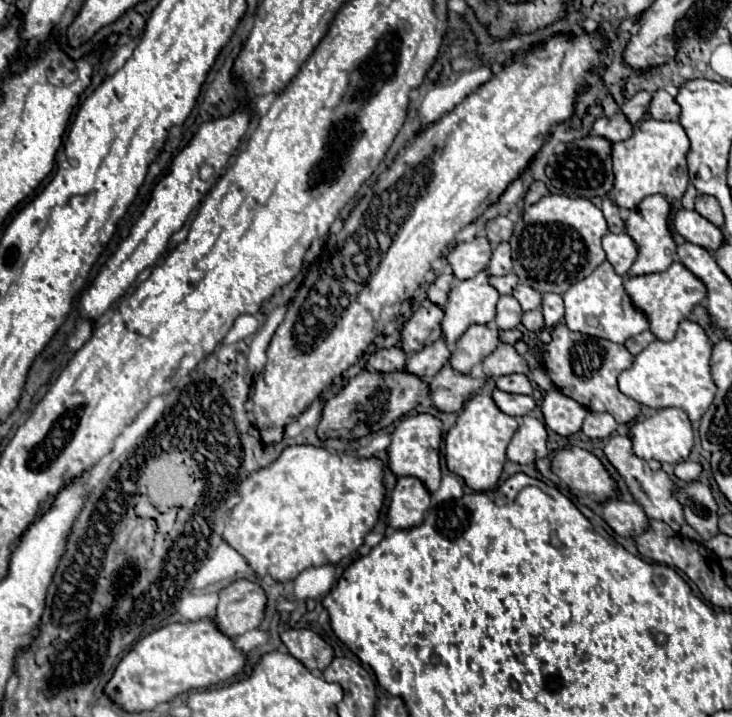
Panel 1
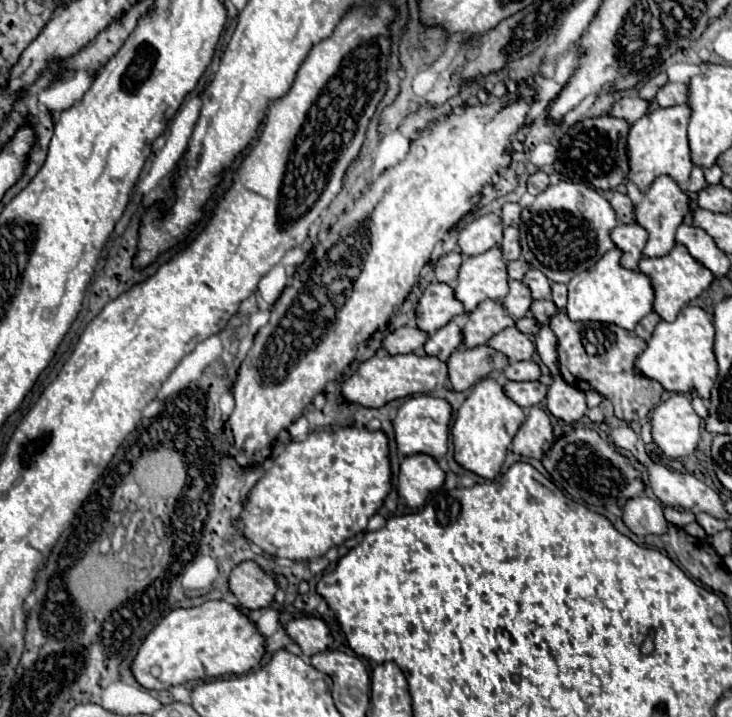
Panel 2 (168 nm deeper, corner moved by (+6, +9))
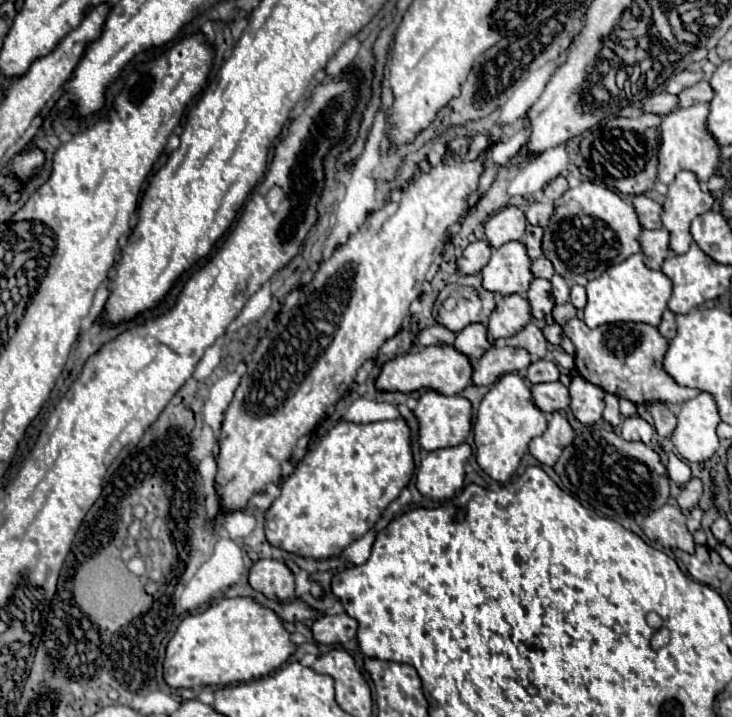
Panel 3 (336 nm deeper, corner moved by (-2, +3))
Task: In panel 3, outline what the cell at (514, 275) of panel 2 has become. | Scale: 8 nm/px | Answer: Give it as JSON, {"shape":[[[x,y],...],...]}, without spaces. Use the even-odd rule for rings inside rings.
{"shape":[[[538,258],[538,260],[534,260],[532,262],[532,272],[534,272],[534,276],[538,276],[538,278],[546,278],[546,280],[550,280],[552,276],[554,276],[554,266],[552,266],[552,262],[548,260],[548,258]]]}

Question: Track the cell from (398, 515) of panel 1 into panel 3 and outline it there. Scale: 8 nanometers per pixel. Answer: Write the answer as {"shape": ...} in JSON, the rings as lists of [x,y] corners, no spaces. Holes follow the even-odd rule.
{"shape":[[[462,442],[454,448],[440,448],[428,452],[416,474],[416,486],[432,500],[450,498],[464,488],[464,464],[472,456],[470,444]]]}

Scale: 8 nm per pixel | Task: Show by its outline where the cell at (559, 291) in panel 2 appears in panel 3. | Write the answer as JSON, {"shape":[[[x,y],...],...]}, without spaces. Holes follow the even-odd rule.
{"shape":[[[578,284],[572,286],[572,304],[578,308],[578,316],[582,316],[582,310],[586,306],[586,290]]]}

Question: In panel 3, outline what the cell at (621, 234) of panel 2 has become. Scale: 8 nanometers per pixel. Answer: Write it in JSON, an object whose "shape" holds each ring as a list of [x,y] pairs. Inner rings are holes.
{"shape":[[[642,230],[640,234],[644,264],[652,270],[660,270],[662,262],[670,256],[670,234],[668,230]]]}

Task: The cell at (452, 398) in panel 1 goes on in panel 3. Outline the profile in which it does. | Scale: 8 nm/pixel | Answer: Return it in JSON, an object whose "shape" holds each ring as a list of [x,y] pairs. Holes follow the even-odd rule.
{"shape":[[[492,346],[476,364],[474,364],[474,384],[490,386],[500,376],[510,372],[524,372],[532,362],[532,356],[526,350],[512,346]]]}

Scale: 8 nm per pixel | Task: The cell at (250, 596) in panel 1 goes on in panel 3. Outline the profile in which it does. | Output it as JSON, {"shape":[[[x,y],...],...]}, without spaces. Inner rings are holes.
{"shape":[[[258,560],[250,568],[250,584],[254,590],[262,592],[272,600],[292,600],[294,598],[294,574],[280,560]]]}

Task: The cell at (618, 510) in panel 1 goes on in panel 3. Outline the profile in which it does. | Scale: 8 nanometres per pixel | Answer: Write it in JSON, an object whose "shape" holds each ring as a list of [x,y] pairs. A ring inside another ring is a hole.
{"shape":[[[666,504],[660,510],[654,510],[644,518],[642,530],[650,540],[662,544],[664,548],[670,550],[678,548],[694,554],[696,544],[692,540],[692,534],[686,528],[686,516],[680,512],[678,506]]]}

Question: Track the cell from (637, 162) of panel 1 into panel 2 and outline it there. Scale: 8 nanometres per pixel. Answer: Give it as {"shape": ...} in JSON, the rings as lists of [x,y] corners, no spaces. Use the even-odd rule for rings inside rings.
{"shape":[[[686,104],[682,106],[670,106],[670,108],[656,108],[650,114],[636,120],[626,136],[626,156],[628,156],[628,182],[634,182],[642,192],[654,182],[654,178],[666,174],[676,184],[684,186],[690,178],[692,162],[690,162],[690,148],[686,138],[686,126],[688,126],[690,108]]]}

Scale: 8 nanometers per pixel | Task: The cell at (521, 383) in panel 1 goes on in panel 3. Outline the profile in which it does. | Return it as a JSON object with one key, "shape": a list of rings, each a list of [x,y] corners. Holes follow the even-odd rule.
{"shape":[[[536,360],[530,364],[528,372],[526,372],[526,378],[532,382],[532,384],[540,384],[540,382],[556,382],[560,376],[558,372],[558,366],[556,362],[552,360]]]}

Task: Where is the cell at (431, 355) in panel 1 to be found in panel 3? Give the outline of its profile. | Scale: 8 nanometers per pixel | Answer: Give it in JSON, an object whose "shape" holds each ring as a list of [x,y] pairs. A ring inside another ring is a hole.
{"shape":[[[484,324],[466,326],[466,330],[460,330],[456,334],[456,342],[454,342],[454,348],[470,356],[470,360],[472,358],[478,360],[490,346],[492,342],[488,340],[488,330]]]}

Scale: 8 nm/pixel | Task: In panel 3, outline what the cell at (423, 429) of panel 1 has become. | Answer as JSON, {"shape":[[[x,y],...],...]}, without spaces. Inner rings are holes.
{"shape":[[[428,390],[418,398],[418,406],[414,408],[414,414],[420,422],[420,446],[424,450],[458,446],[466,440],[472,428],[472,404],[468,398],[460,394],[444,396],[444,394],[438,394],[436,390]]]}

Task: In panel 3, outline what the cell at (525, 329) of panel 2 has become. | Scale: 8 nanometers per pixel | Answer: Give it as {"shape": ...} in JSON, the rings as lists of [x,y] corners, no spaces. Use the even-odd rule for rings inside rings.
{"shape":[[[550,324],[550,326],[546,326],[546,328],[542,328],[542,332],[544,332],[544,338],[550,342],[550,344],[560,344],[562,342],[562,326],[560,324]]]}

